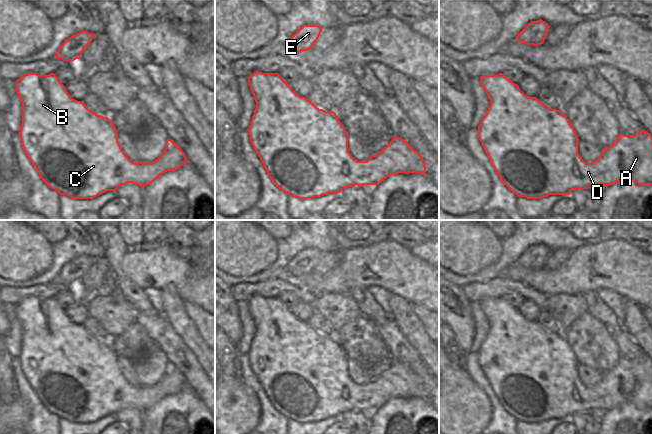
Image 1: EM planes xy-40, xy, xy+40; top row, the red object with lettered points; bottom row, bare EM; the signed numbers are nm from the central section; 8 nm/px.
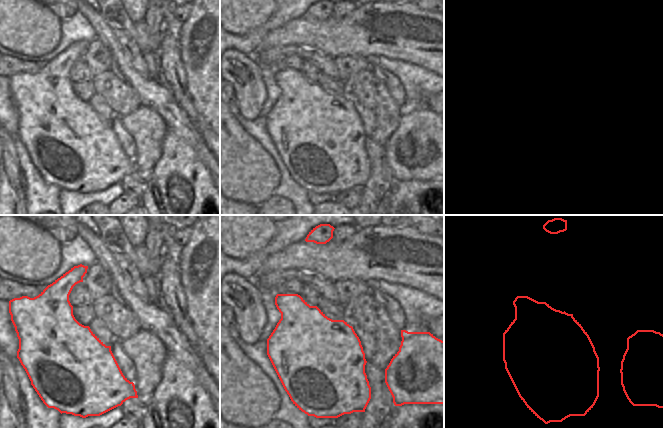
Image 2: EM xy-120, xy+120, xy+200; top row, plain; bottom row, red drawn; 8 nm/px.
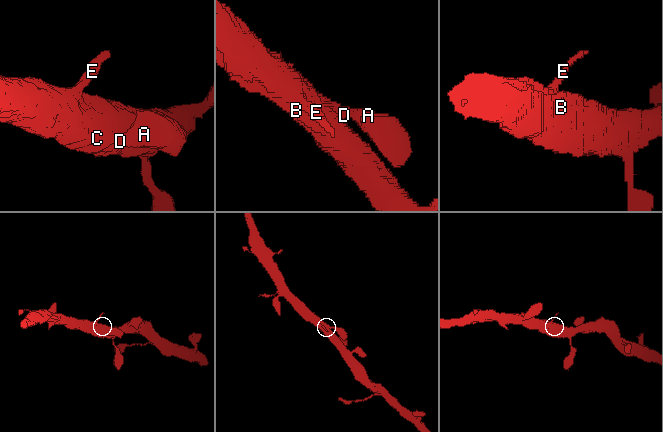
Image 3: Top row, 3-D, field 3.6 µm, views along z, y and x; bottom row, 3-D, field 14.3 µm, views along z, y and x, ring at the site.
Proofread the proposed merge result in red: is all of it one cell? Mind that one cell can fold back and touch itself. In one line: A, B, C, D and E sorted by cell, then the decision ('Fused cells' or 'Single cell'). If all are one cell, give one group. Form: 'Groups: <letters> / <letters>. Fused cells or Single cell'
Groups: A B C D E. Single cell.

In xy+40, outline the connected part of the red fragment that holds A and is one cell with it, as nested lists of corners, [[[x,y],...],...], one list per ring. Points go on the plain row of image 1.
[[[502,297],[497,299],[483,299],[480,301],[480,308],[490,324],[490,330],[478,350],[478,362],[502,407],[518,421],[541,423],[549,419],[570,419],[570,416],[575,413],[586,413],[589,409],[603,409],[607,411],[625,403],[629,403],[639,409],[652,409],[652,359],[647,355],[642,353],[635,359],[623,359],[620,357],[618,362],[609,371],[602,373],[602,378],[595,385],[587,387],[578,378],[579,363],[574,352],[566,339],[560,334],[551,333],[536,321],[525,319],[517,308],[513,307]]]

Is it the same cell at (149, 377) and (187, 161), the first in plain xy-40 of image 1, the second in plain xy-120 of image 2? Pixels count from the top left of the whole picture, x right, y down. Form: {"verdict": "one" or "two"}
{"verdict": "two"}

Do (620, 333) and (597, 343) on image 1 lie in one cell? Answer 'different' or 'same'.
different

